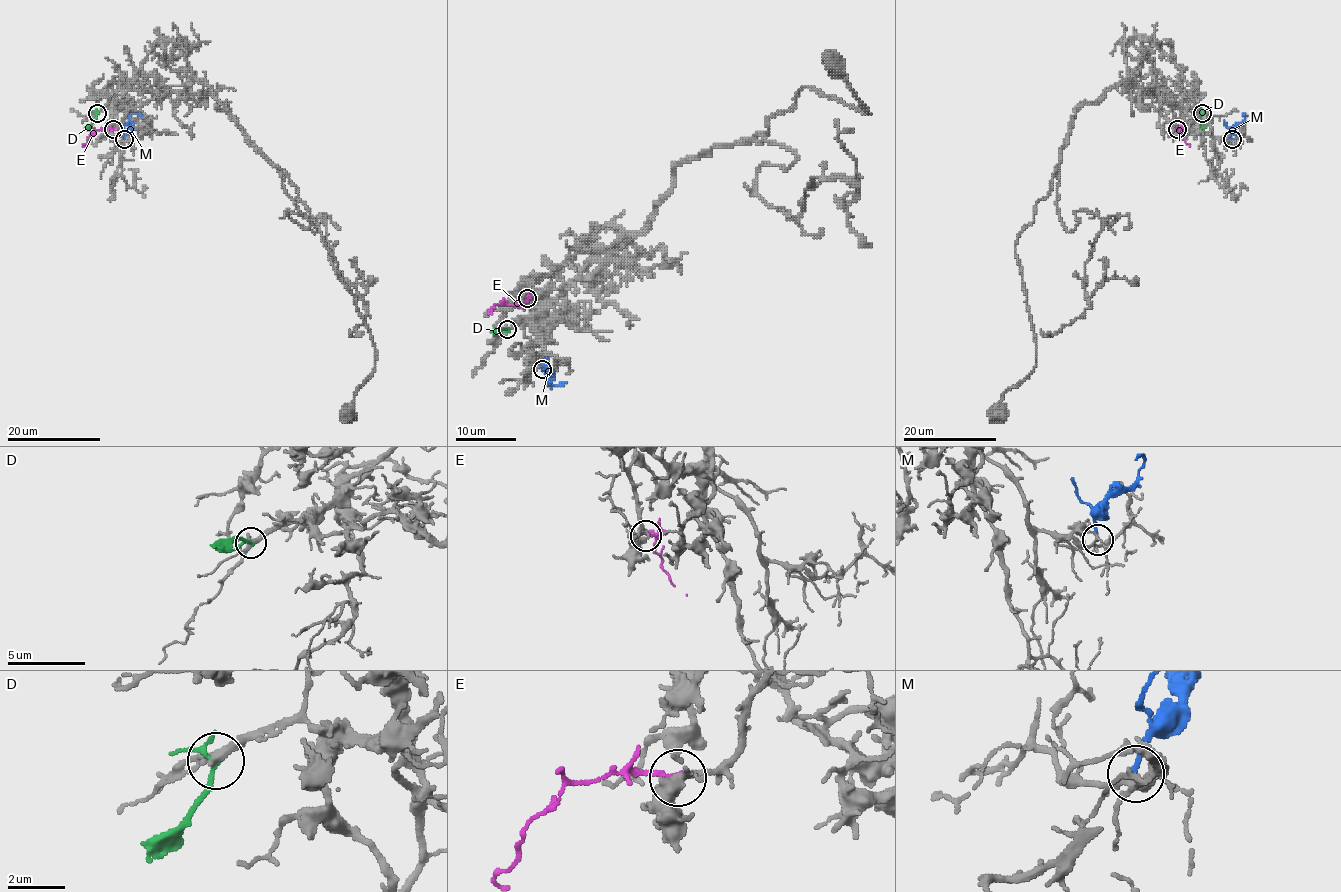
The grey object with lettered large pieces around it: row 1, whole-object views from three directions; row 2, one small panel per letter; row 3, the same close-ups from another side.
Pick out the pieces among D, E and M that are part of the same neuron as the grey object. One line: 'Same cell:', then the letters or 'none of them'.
Same cell: E

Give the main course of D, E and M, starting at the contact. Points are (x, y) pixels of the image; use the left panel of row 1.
D: (97, 113), (86, 129)
E: (113, 129), (97, 129), (83, 145), (85, 146)
M: (123, 139), (130, 127), (128, 119), (133, 114), (142, 115)

